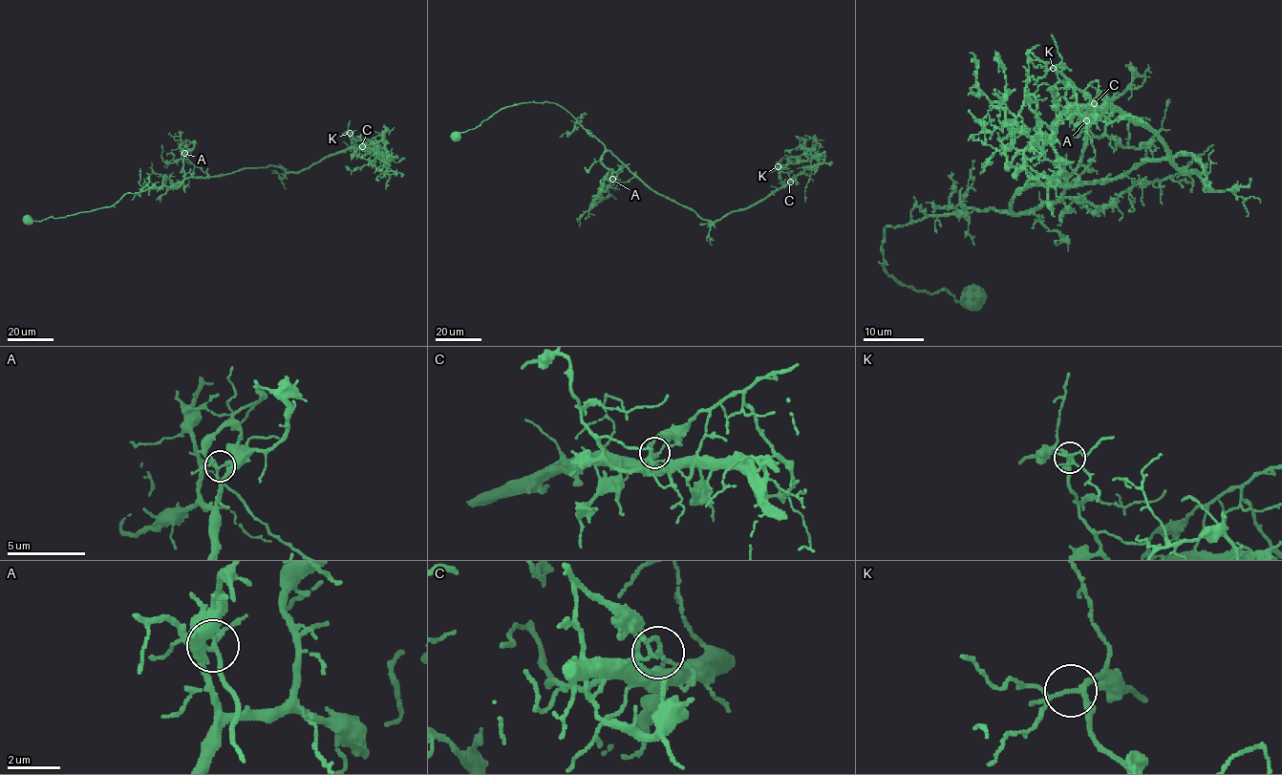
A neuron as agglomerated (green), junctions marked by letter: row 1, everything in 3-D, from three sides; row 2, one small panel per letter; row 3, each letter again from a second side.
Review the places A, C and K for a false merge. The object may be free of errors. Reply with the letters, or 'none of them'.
C

